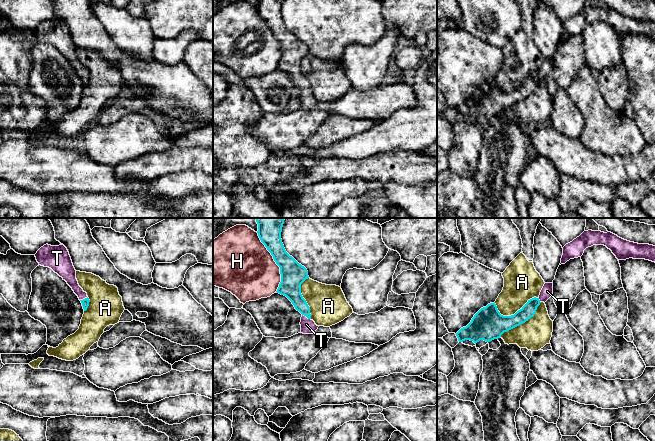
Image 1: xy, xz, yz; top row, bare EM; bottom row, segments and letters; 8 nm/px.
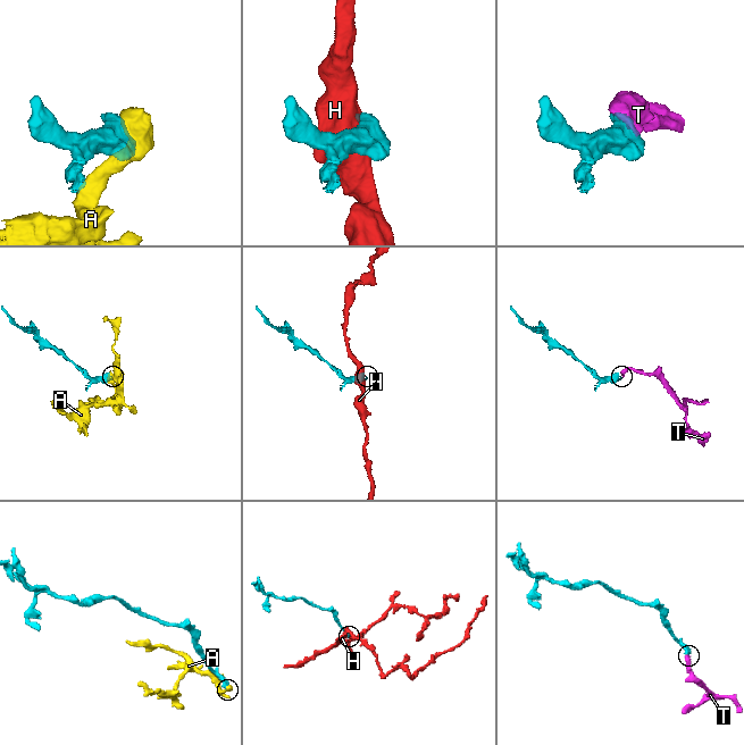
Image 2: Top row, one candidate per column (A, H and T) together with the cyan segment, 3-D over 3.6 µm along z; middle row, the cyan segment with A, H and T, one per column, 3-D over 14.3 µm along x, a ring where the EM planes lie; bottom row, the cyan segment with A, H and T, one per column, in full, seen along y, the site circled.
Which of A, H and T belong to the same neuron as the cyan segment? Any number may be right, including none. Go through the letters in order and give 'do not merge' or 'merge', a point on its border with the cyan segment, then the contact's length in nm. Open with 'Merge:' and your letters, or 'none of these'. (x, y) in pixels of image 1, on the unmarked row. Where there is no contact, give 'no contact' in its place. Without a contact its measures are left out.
Merge: T
A: do not merge; contact yz (515, 89); length 360 nm
H: do not merge; contact xz (275, 37); length 500 nm
T: merge; contact xz (306, 92); length 80 nm

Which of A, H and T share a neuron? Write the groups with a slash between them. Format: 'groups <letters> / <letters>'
groups A / H / T

